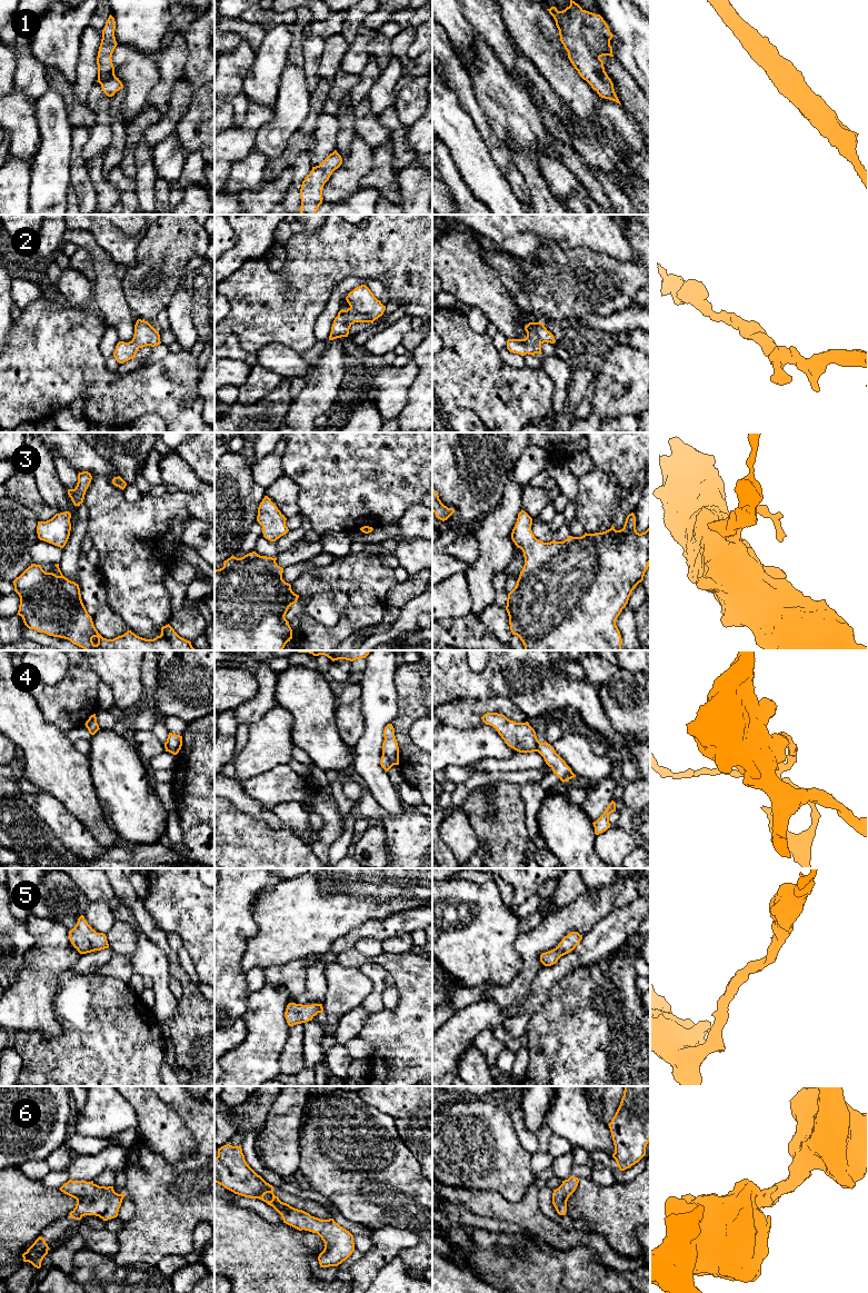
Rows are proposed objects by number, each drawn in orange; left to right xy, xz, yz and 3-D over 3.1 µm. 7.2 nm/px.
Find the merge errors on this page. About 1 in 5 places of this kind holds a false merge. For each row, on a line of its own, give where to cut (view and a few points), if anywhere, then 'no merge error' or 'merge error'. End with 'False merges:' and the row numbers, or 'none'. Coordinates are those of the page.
1: cut none; no merge error
2: cut none; no merge error
3: cut none; no merge error
4: cut xz (382, 754), (393, 764); merge error
5: cut none; no merge error
6: cut none; no merge error
False merges: 4

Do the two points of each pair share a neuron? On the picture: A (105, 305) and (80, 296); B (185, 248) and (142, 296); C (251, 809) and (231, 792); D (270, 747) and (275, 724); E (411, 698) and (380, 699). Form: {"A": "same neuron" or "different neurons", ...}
{"A": "different neurons", "B": "same neuron", "C": "same neuron", "D": "same neuron", "E": "different neurons"}

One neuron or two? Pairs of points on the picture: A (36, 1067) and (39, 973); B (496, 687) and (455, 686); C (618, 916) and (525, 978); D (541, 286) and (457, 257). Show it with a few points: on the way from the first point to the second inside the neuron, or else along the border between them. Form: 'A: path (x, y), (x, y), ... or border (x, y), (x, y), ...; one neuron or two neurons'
A: border (62, 1027), (50, 1038), (28, 1031), (11, 1036); two neurons
B: path (486, 685), (465, 685); one neuron
C: border (544, 965), (531, 982), (530, 990); two neurons
D: border (480, 248), (480, 255), (500, 277), (508, 292); two neurons

